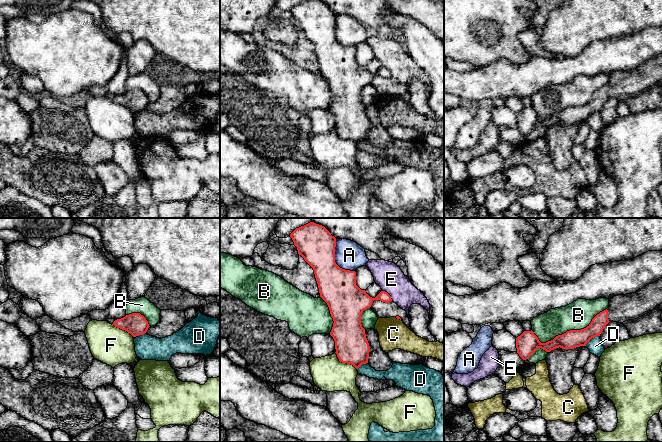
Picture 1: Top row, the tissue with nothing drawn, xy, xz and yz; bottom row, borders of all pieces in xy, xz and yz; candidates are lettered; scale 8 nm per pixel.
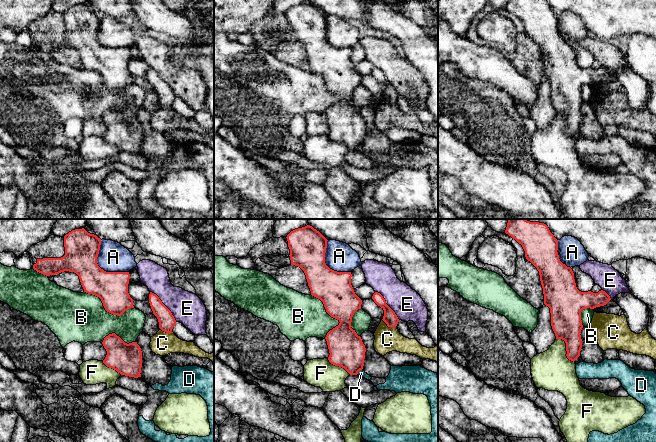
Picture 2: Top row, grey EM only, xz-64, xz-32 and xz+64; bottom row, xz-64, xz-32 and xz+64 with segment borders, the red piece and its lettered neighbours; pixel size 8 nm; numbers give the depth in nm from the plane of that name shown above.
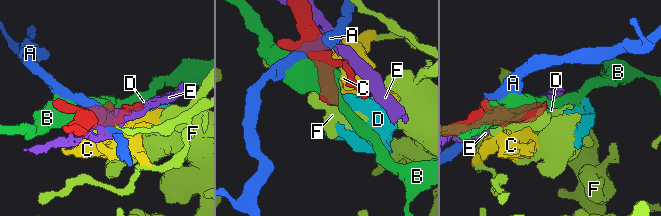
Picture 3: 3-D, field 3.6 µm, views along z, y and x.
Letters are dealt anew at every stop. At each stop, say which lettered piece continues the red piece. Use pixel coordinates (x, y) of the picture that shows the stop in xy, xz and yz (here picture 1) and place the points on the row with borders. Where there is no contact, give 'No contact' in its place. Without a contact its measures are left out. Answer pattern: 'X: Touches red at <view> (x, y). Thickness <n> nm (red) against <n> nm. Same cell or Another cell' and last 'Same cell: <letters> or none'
A: Touches red at xz (334, 260). Thickness 300 nm (red) against 240 nm. Another cell
B: Touches red at yz (568, 331). Thickness 150 nm (red) against 220 nm. Another cell
C: Touches red at xz (398, 318). Thickness 20 nm (red) against 240 nm. Another cell
D: Touches red at yz (592, 337). Thickness 150 nm (red) against 120 nm. Another cell
E: Touches red at xz (388, 294). Thickness 180 nm (red) against 220 nm. Another cell
F: Touches red at xz (344, 362). Thickness 260 nm (red) against 280 nm. Another cell
Same cell: none

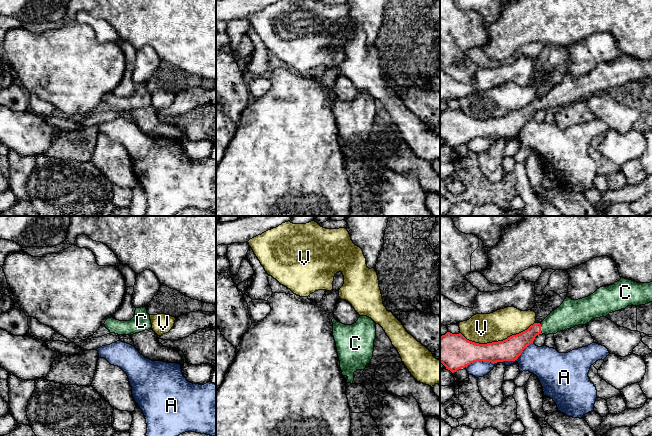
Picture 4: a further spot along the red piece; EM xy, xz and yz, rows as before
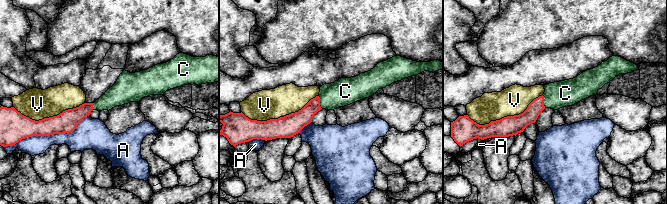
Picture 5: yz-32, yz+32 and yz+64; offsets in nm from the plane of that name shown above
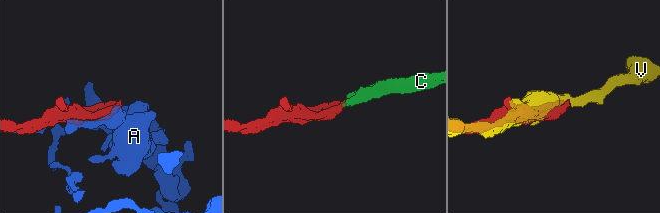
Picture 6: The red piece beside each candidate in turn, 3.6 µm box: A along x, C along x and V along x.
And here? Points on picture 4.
A: Touches red at yz (499, 361). Thickness 180 nm (red) against 180 nm. Another cell
C: Touches red at yz (540, 328). Thickness 160 nm (red) against 200 nm. Same cell
V: Touches red at yz (498, 341). Thickness 180 nm (red) against 240 nm. Another cell
Same cell: C

